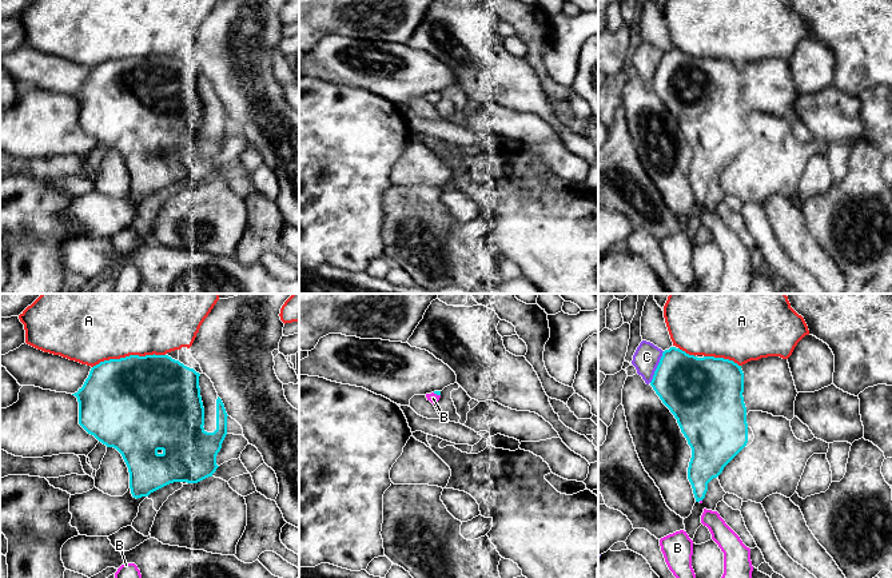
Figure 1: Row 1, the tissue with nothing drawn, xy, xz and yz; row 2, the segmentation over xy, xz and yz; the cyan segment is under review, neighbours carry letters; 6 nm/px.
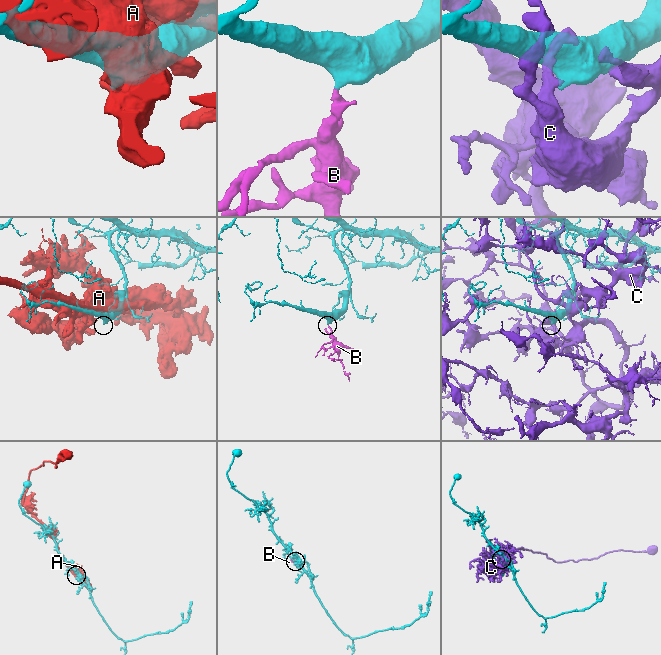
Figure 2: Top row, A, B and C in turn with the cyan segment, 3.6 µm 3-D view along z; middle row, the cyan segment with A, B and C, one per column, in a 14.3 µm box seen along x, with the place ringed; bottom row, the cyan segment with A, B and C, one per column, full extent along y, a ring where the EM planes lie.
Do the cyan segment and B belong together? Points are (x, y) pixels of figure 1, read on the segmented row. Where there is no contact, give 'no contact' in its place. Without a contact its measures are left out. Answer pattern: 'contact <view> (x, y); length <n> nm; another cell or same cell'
contact xz (437, 394); length 50 nm; same cell

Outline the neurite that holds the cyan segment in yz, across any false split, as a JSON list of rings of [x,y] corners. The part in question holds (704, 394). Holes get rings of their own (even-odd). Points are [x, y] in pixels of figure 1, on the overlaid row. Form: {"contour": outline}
{"contour": [[[670,347],[662,352],[650,386],[677,419],[692,449],[688,479],[696,502],[705,498],[708,483],[746,446],[748,423],[744,403],[744,372],[733,360],[697,358]]]}

